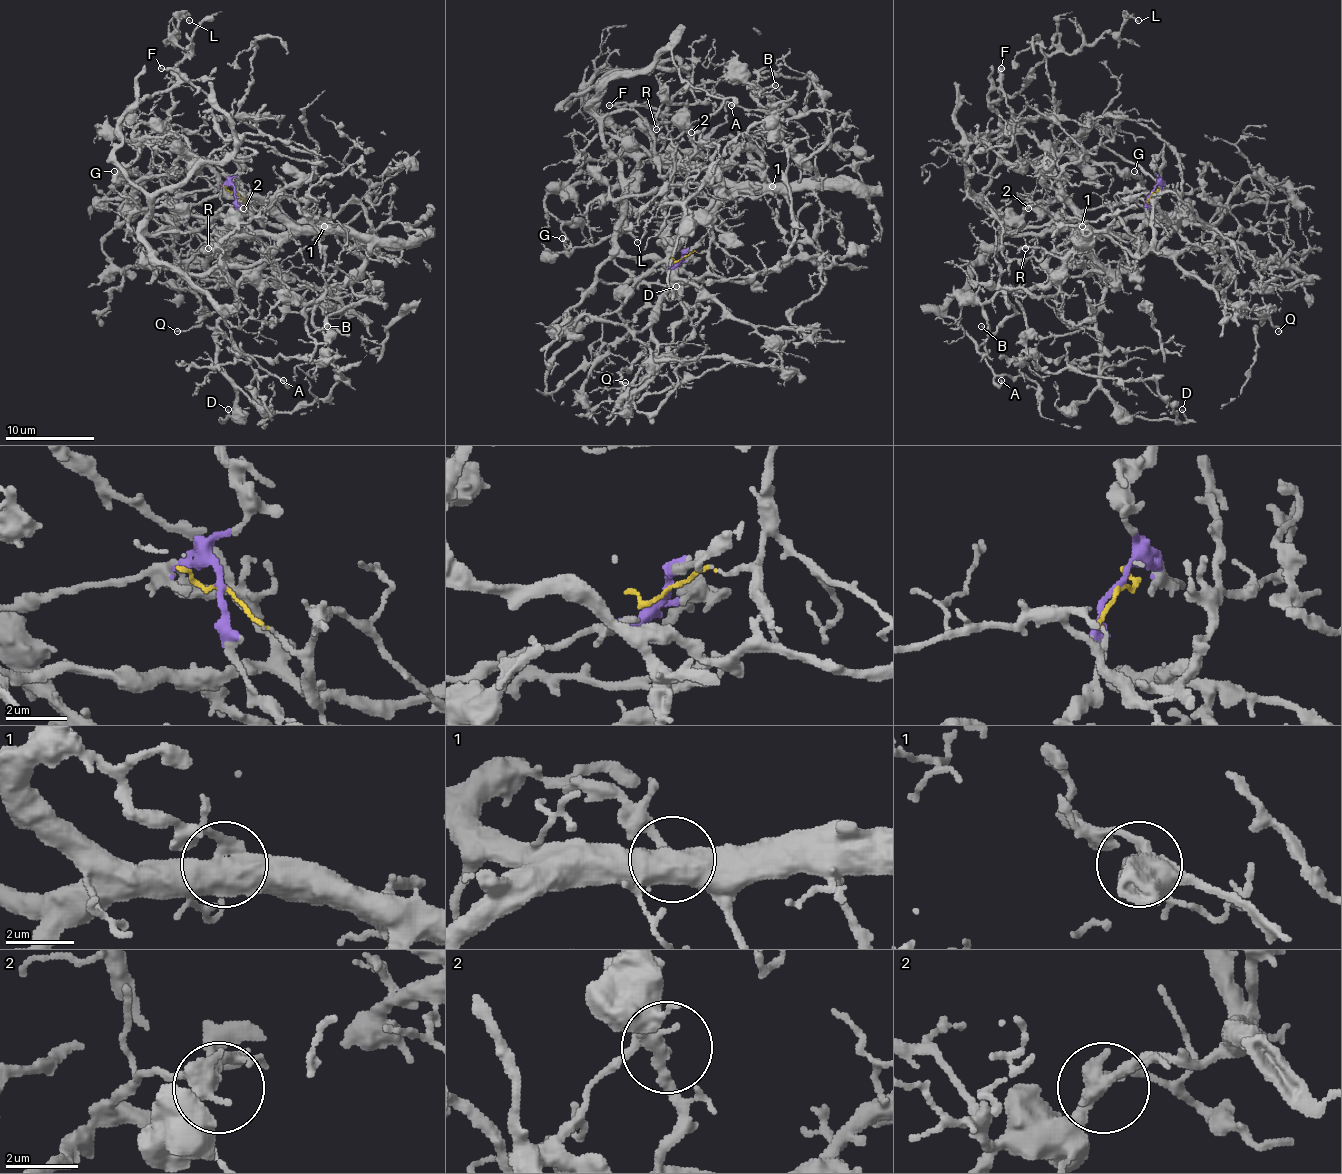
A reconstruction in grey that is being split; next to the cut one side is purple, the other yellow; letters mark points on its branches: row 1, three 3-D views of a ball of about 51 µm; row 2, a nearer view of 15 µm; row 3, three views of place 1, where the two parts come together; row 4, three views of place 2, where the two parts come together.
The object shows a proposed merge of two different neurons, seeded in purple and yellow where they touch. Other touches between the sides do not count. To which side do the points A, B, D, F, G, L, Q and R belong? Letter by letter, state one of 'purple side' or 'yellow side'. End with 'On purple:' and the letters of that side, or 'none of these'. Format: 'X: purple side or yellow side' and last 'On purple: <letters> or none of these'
A: purple side
B: yellow side
D: yellow side
F: purple side
G: yellow side
L: purple side
Q: yellow side
R: yellow side
On purple: A, F, L

